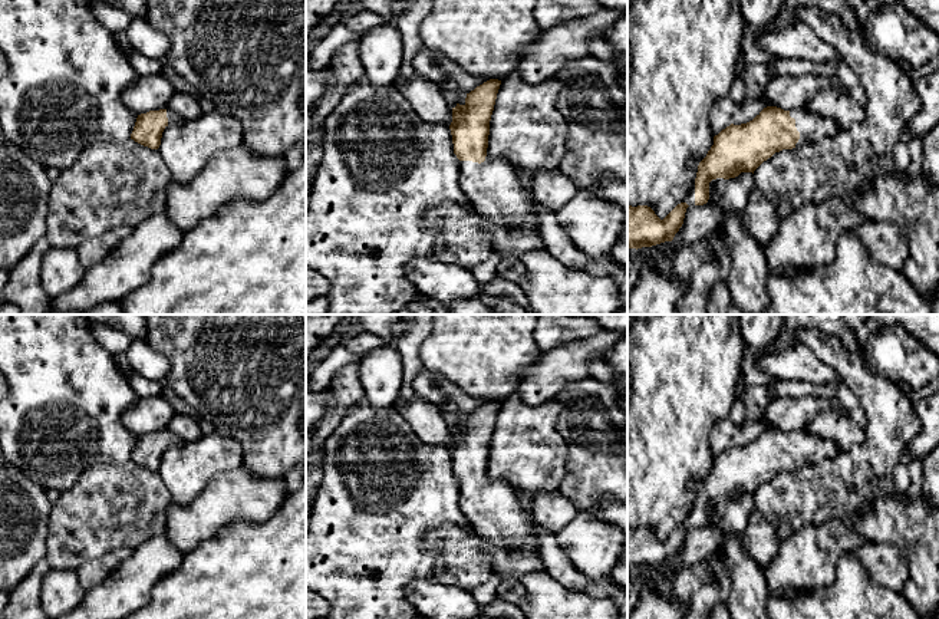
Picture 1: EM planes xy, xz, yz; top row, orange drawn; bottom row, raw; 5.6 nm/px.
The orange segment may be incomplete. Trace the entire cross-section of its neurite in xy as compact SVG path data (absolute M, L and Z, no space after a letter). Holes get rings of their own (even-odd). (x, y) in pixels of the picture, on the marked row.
M169 109L141 113L136 118L131 139L151 149L158 149L164 129L168 125L178 125L181 122L182 118Z

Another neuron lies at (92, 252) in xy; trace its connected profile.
M121 225L80 243L76 247L79 261L85 266L85 269L99 264L121 244L122 240L128 238L132 231L134 227Z

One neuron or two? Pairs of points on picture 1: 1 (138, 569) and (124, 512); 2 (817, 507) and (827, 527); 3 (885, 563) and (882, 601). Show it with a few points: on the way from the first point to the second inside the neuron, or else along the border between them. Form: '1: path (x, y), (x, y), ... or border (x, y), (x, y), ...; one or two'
1: border (162, 533), (144, 540), (134, 550); two
2: border (850, 519), (806, 524), (793, 534); two
3: border (860, 562), (873, 580), (899, 593); two

